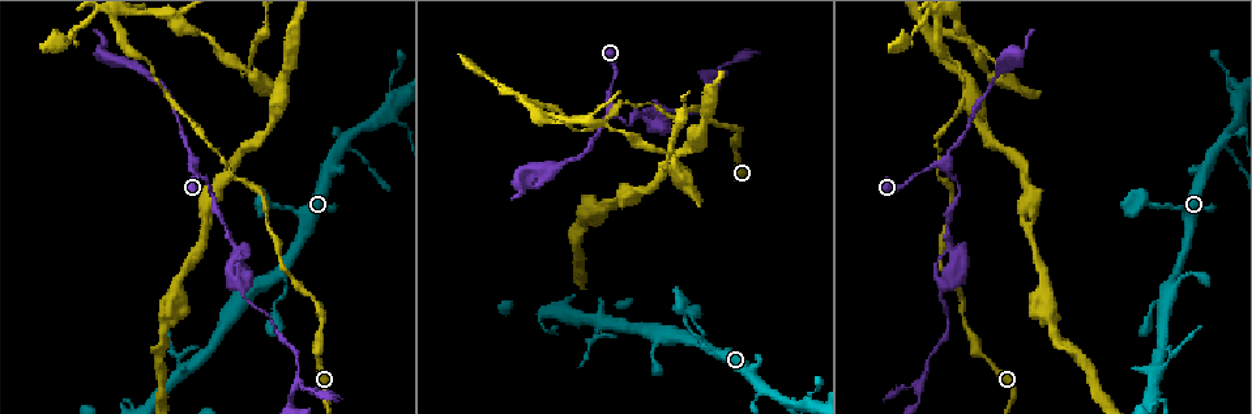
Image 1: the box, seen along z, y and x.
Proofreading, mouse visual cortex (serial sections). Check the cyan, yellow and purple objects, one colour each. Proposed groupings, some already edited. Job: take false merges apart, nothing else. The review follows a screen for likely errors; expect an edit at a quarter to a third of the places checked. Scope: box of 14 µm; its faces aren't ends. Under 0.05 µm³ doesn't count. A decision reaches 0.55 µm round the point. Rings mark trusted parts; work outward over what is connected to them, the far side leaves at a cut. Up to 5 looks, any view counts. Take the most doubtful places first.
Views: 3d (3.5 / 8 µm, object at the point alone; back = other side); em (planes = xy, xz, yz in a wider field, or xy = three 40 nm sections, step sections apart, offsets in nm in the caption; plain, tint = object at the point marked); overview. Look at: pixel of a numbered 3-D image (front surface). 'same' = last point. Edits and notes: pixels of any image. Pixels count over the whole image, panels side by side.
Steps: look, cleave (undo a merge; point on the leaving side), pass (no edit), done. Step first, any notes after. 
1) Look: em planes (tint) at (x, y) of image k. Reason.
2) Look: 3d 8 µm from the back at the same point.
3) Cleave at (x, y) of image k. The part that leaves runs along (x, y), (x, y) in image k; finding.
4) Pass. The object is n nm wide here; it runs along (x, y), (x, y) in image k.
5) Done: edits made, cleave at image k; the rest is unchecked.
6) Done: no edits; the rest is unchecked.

Look: 3d 3.5 µm at (530, 101) of image 1. Abrupt turn.

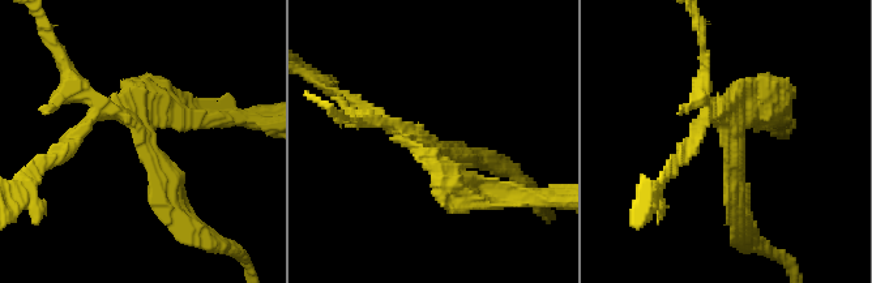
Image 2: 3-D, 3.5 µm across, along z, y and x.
Look: em xy step 1 (tint) at (733, 131) of image 2. Need the tissue.

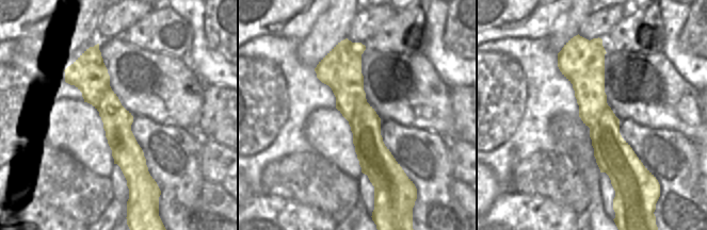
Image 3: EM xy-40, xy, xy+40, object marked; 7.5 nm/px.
Cleave at (456, 167) of image 2. The part that leaves runs along (436, 155), (467, 189), (544, 198) in image 2; two cells meet here.

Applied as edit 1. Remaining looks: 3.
Look: 3d 8 µm at (946, 166) of image 1. Three-way junction.

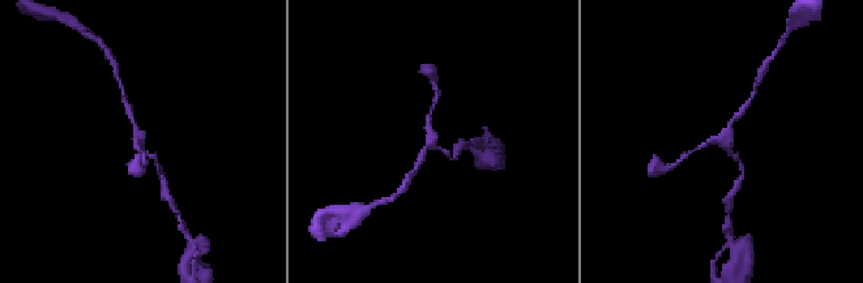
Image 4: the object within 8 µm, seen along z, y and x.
Look: em xy step 3 (tint) at (722, 138) of image 4. 3 arms meet here; the arms are 150, 150, 150 nm wide; need the tissue.

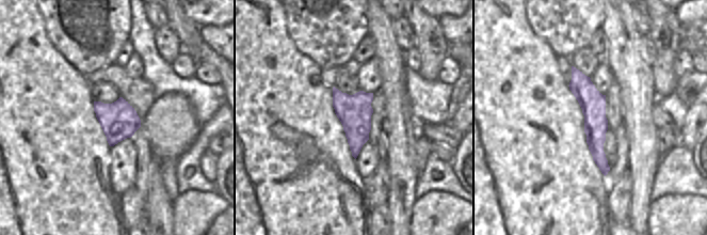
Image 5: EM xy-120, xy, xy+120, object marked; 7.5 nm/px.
Pass. The object is 260 nm wide here; it runs along (432, 108), (432, 144), (449, 158) in image 4; one cell here.

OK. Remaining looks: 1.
Done: edits made, cleave at image 2; the rest is unchecked.

